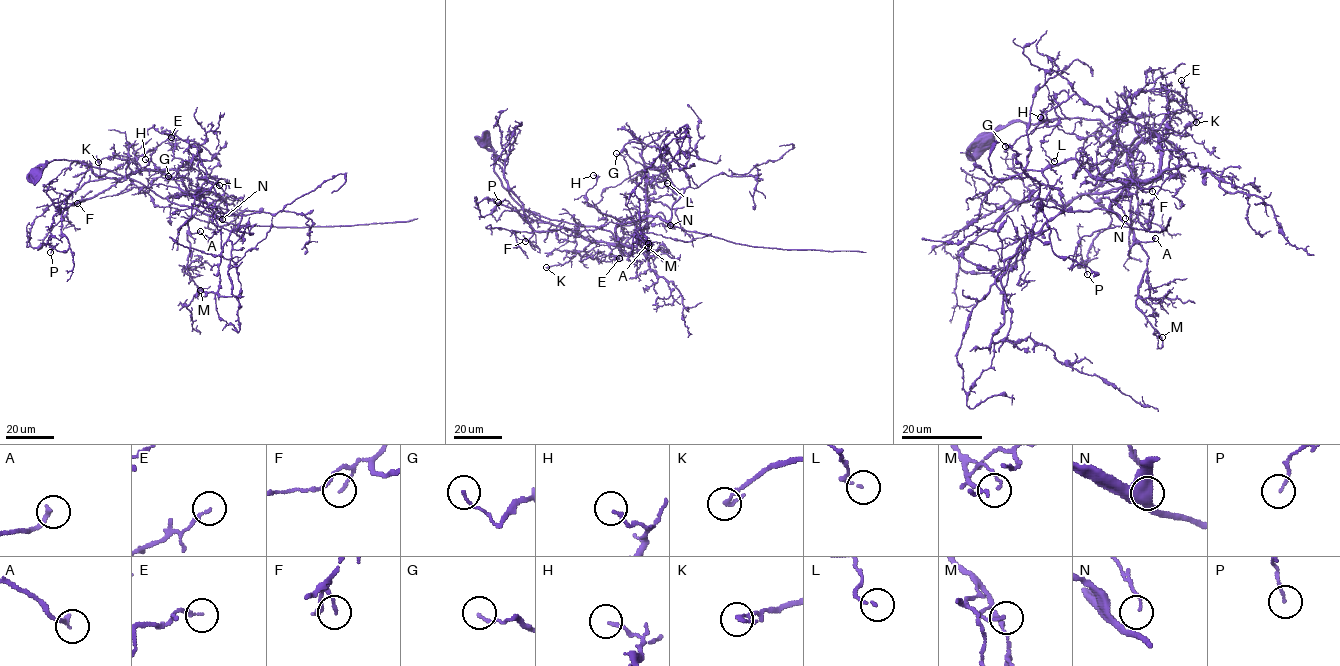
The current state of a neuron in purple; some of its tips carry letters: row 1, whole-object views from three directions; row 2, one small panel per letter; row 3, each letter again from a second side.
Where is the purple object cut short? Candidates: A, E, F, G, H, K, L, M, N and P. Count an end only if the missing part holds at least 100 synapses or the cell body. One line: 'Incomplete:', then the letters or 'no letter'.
Incomplete: no letter

